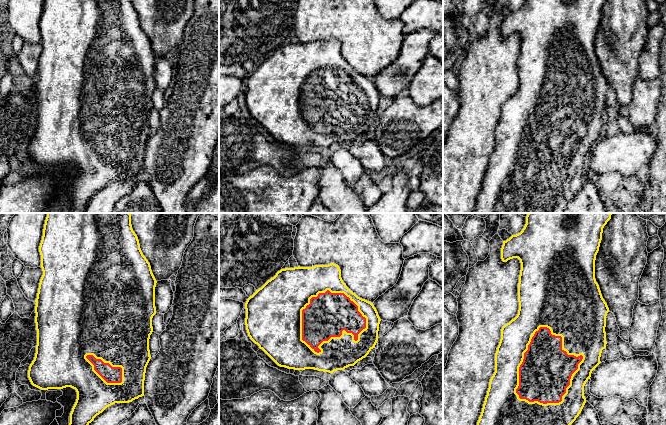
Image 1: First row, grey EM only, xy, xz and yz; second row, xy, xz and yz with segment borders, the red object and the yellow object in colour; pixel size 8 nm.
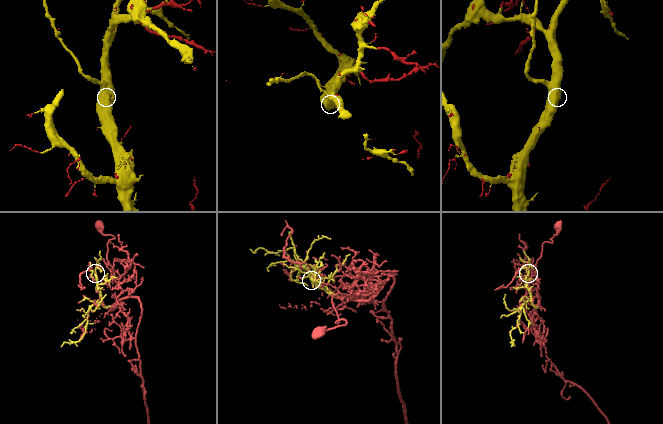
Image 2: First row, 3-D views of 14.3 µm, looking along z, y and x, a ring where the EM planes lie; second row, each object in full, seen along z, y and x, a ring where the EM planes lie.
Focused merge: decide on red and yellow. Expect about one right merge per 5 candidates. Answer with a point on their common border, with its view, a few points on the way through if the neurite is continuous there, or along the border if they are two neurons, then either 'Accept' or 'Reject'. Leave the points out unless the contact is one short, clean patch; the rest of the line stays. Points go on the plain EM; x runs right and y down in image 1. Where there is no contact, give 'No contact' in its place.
Touches red at yz (579, 132). Accept

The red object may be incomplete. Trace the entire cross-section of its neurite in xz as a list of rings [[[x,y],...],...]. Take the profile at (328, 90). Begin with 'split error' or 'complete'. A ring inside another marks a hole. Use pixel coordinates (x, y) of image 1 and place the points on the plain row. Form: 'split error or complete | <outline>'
split error | [[[338,41],[281,45],[246,79],[250,115],[278,142],[333,149],[354,142],[375,124],[380,93],[373,79],[358,73],[343,58]]]

